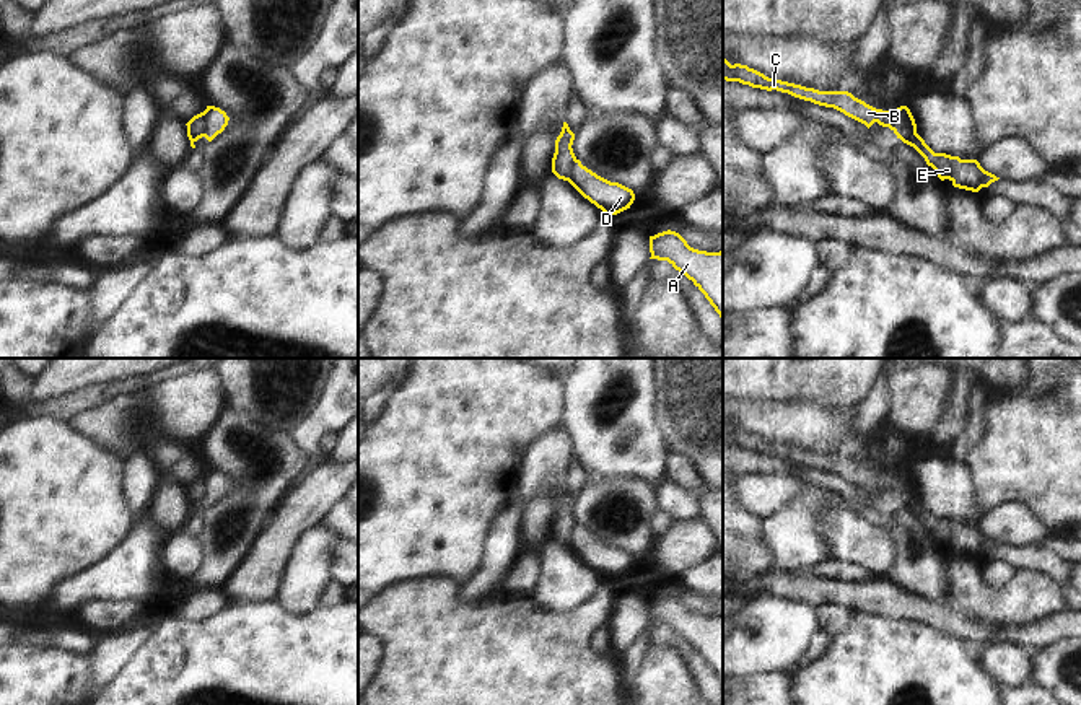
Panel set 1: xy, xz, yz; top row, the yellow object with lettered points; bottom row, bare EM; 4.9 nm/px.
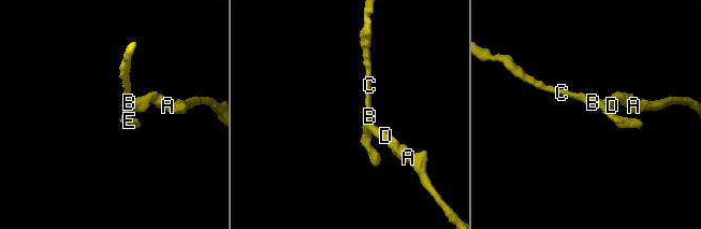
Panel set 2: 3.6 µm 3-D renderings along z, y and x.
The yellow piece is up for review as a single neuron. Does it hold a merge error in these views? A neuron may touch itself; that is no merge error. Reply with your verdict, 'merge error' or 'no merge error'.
merge error

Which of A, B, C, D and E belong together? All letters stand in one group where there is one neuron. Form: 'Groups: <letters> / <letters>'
Groups: A D / B C E.

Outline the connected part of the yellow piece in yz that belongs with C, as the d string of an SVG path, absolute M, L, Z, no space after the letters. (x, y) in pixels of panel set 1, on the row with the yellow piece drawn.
M723 59L723 80L739 81L742 85L749 85L752 88L760 88L767 91L777 90L819 106L834 107L843 112L845 116L864 124L868 129L874 122L877 122L882 127L891 127L897 122L895 111L876 109L866 104L864 101L855 98L848 91L819 91L814 88L806 88L801 85L768 78L764 73L749 68L747 65L731 65L726 59Z

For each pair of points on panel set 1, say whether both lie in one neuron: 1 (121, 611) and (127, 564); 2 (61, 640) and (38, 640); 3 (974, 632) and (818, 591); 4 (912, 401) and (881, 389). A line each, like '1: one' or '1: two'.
1: two
2: two
3: one
4: two

